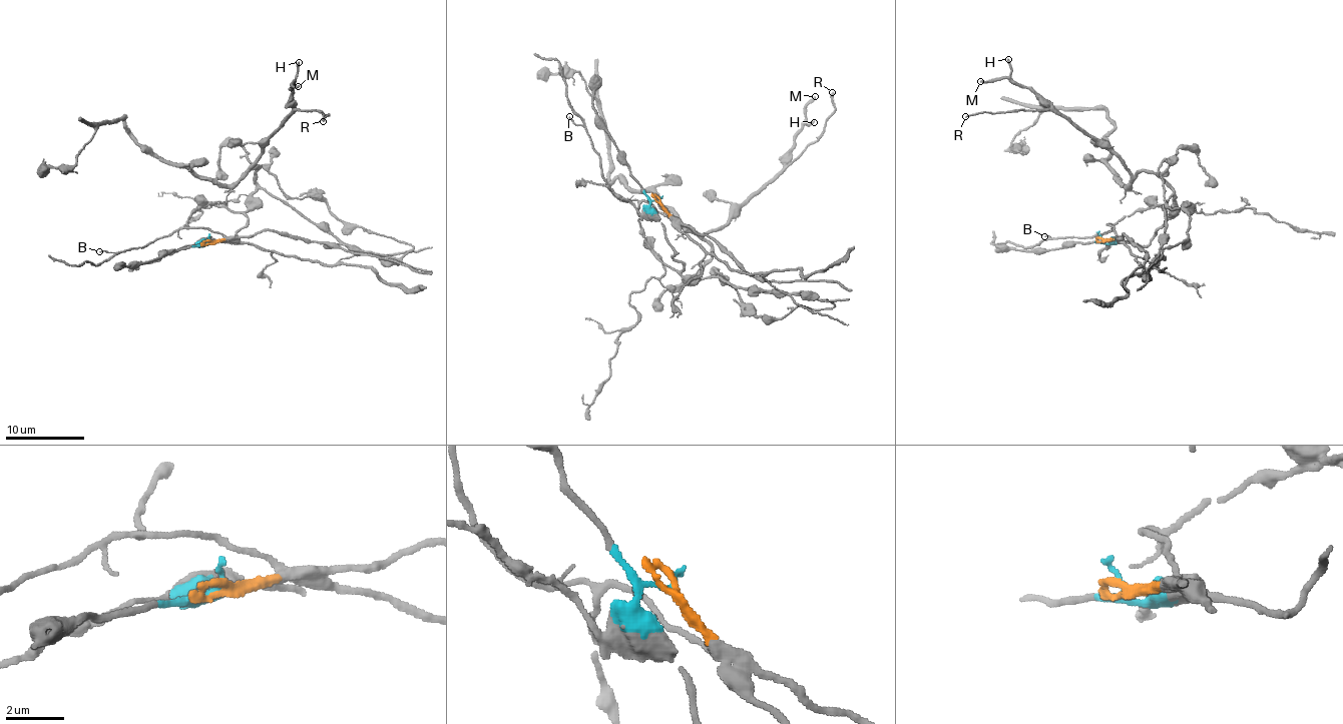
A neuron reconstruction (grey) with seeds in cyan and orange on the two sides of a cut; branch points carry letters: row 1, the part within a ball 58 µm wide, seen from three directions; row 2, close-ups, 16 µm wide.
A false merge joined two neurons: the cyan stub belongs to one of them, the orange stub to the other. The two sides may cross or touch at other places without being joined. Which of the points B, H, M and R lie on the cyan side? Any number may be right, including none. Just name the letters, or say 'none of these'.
H, M, R

